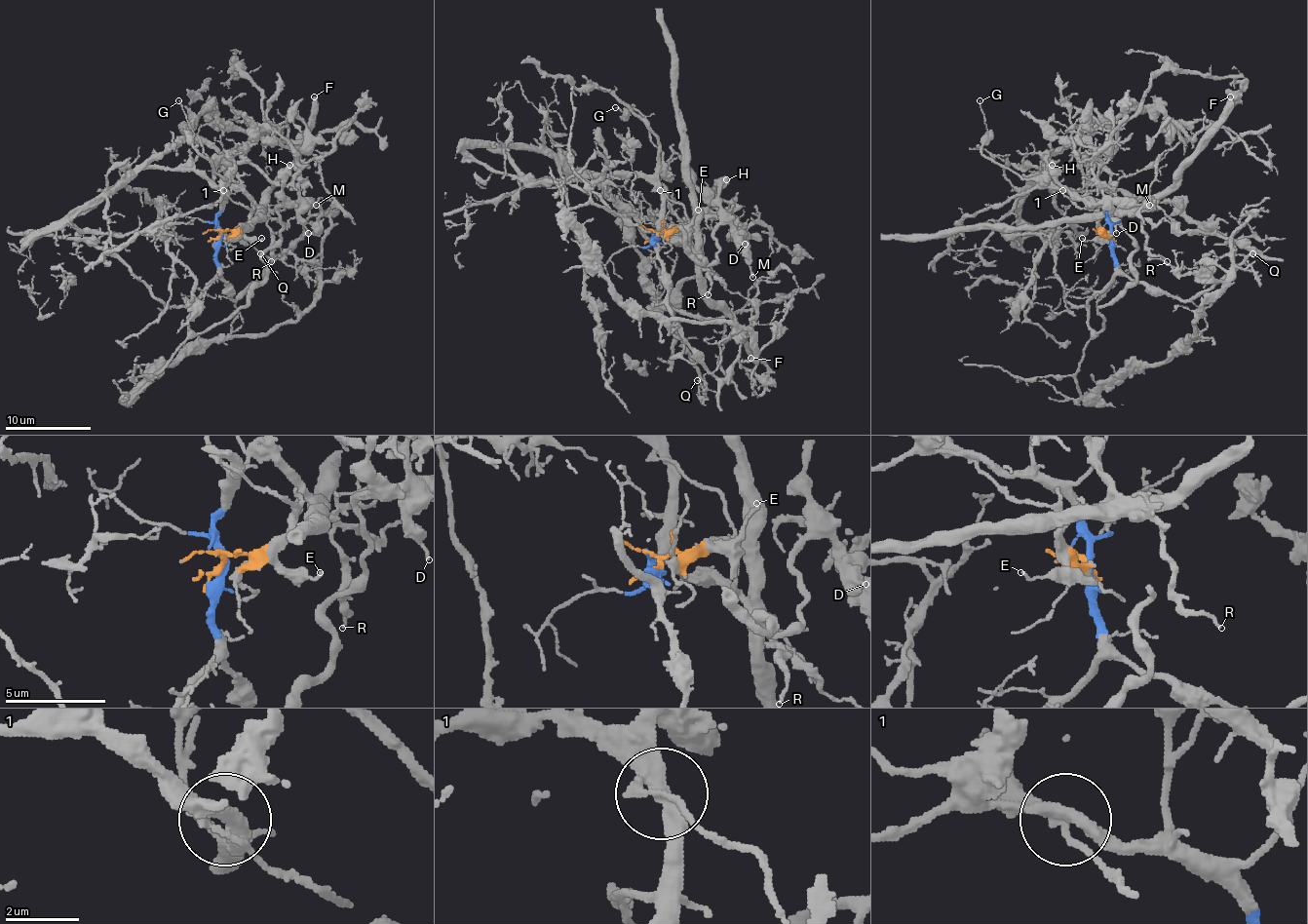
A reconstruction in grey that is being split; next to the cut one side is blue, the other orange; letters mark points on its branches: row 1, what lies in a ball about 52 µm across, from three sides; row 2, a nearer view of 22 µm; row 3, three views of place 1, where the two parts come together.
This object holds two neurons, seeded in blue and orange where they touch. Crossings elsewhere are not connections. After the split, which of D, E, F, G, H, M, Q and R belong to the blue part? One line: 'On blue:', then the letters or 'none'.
On blue: D, G, H, M, Q

